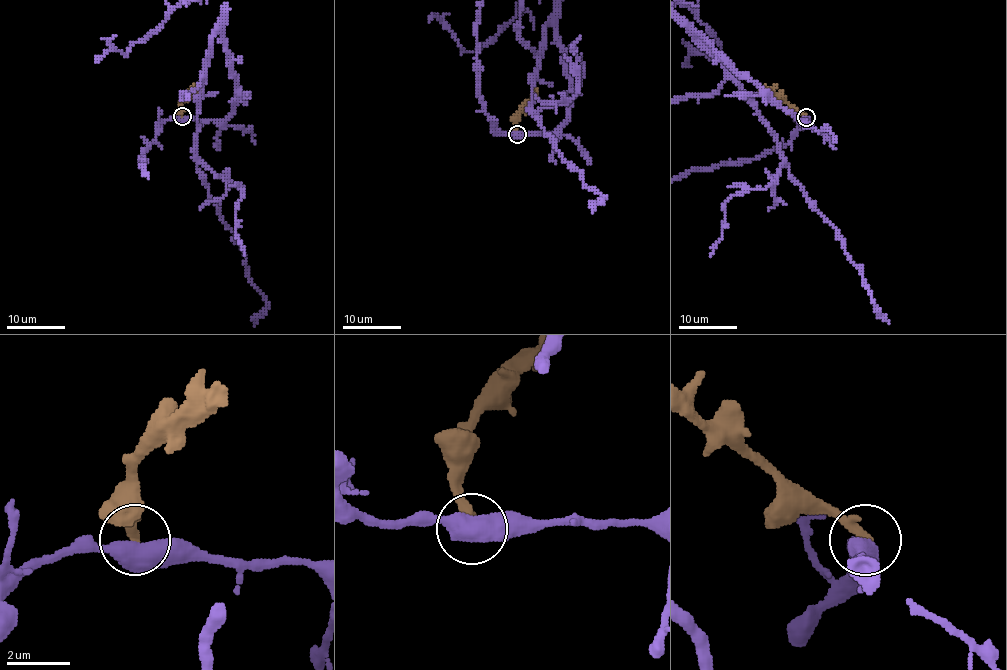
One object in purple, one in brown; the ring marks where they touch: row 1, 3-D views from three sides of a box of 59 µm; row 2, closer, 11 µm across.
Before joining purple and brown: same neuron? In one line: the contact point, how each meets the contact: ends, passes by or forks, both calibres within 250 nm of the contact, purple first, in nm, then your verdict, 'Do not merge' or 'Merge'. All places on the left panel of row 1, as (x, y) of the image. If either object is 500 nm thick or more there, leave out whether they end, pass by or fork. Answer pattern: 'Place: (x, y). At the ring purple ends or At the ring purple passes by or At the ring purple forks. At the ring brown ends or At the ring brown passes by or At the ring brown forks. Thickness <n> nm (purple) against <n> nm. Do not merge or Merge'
Place: (182, 116). Thickness 600 nm (purple) against 340 nm. Do not merge

